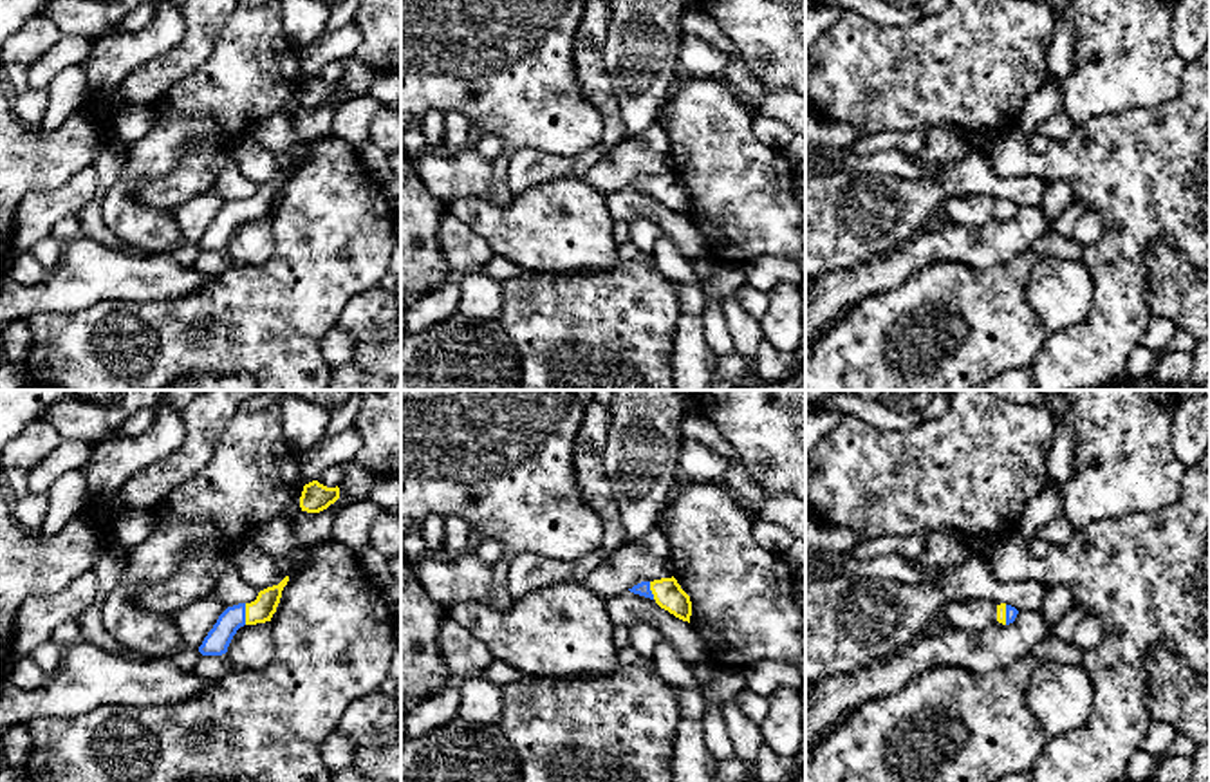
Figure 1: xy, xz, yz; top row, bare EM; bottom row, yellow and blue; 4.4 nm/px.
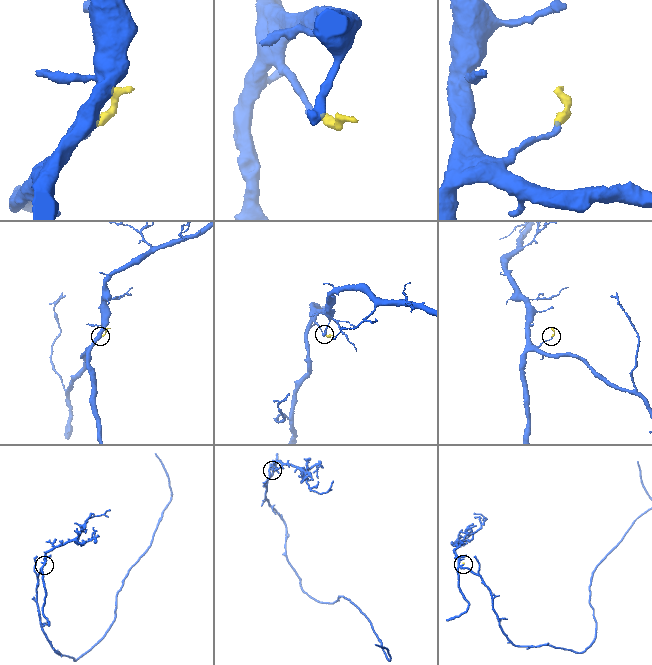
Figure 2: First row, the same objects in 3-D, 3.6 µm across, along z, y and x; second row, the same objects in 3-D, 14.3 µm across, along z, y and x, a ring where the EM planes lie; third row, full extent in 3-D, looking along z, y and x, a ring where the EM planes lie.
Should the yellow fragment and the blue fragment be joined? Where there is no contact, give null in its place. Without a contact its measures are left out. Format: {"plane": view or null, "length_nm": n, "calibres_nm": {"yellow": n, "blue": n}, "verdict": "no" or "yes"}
{"plane": "xy", "length_nm": 100, "calibres_nm": {"yellow": 110, "blue": 110}, "verdict": "yes"}

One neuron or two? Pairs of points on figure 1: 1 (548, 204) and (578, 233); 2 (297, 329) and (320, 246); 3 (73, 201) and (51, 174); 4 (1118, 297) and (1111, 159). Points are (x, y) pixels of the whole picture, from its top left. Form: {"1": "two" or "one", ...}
{"1": "one", "2": "one", "3": "two", "4": "one"}

